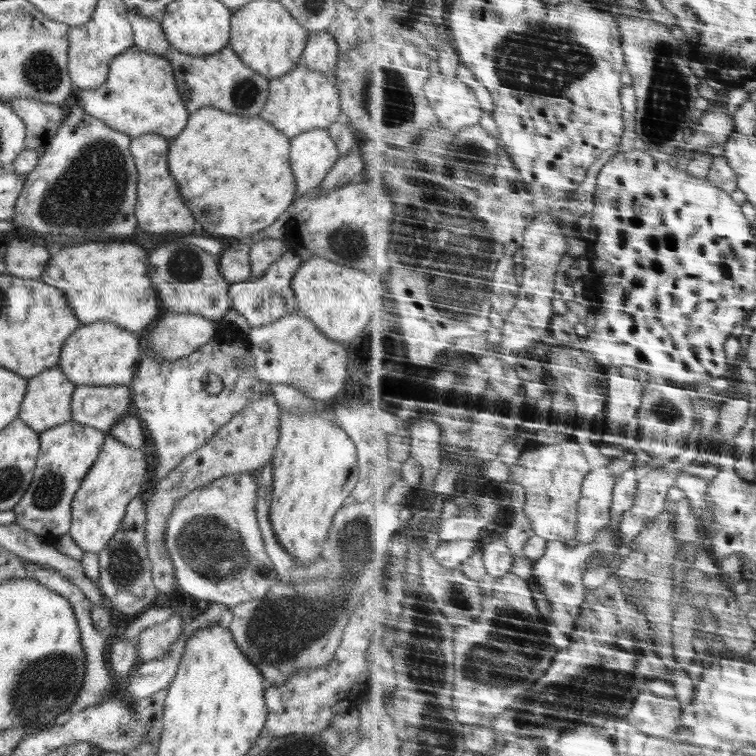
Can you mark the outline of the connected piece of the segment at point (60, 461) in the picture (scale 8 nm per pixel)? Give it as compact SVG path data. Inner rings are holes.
M70 419L39 433L39 453L28 490L13 508L15 523L42 537L53 540L69 532L73 518L71 502L82 479L102 448L106 434Z

